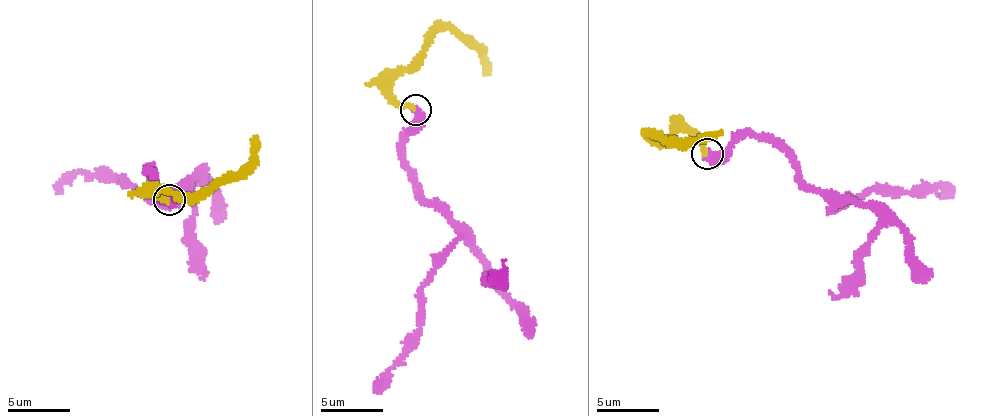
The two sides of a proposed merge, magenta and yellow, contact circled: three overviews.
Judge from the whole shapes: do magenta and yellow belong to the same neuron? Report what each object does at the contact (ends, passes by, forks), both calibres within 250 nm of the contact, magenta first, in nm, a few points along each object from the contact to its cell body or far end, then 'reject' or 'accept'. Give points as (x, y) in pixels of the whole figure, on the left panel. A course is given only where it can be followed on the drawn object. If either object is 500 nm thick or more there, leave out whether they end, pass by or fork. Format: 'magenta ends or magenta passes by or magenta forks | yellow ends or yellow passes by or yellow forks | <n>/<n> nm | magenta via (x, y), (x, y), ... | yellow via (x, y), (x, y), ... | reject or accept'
magenta ends | yellow ends | 460/260 nm | magenta via (170, 199), (148, 166), (155, 181), (182, 194), (169, 206), (128, 187), (115, 174), (82, 171), (56, 193) | yellow via (167, 199), (155, 199), (152, 191), (189, 197), (227, 182), (246, 169), (257, 136) | accept

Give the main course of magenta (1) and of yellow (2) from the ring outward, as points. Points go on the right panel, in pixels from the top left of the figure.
1: (706, 153), (766, 136), (832, 210), (871, 191), (938, 183), (947, 190), (939, 196)
2: (706, 152), (683, 129), (662, 141), (648, 133), (681, 144), (722, 131)

